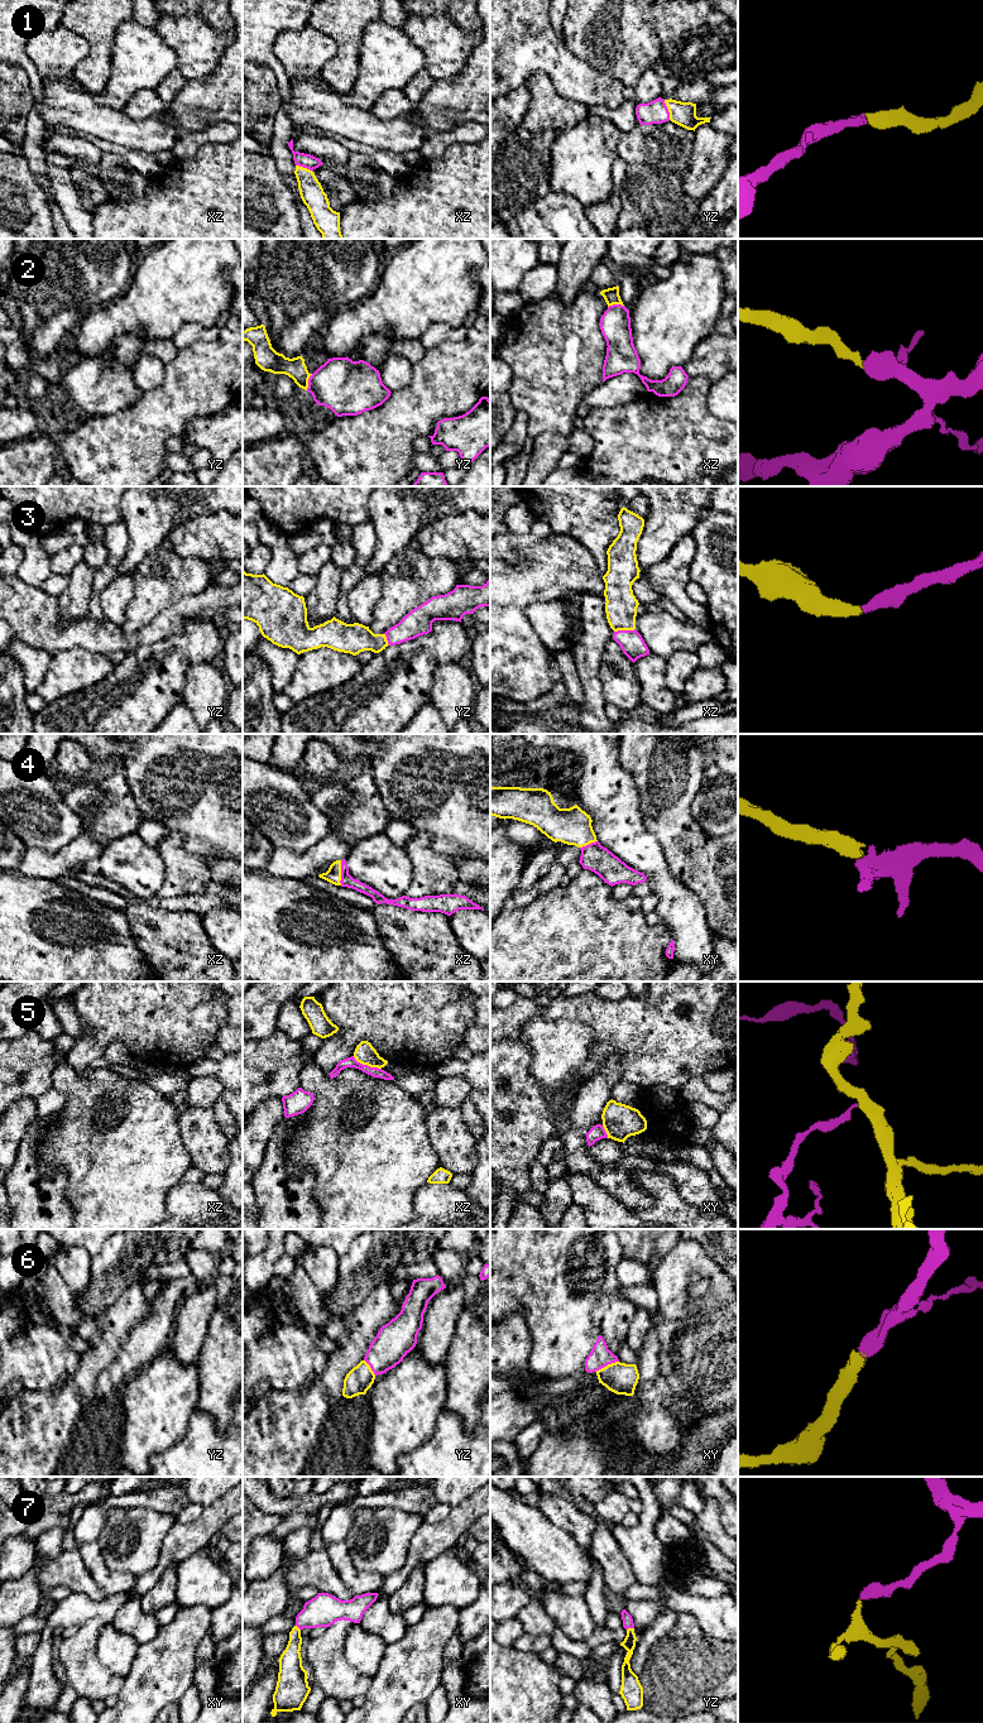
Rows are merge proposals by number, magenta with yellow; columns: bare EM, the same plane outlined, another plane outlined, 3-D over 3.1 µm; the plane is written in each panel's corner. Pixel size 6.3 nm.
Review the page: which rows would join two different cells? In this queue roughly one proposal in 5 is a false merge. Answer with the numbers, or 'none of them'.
none of them

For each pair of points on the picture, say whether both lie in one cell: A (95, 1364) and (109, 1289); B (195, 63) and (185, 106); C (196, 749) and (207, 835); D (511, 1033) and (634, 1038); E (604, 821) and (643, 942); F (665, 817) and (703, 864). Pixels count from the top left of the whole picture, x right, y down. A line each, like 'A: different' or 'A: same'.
A: different
B: different
C: same
D: same
E: different
F: same

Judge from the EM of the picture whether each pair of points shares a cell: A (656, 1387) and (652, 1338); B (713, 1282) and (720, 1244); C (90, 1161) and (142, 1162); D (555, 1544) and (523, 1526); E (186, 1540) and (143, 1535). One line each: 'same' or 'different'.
A: same
B: different
C: same
D: same
E: different

